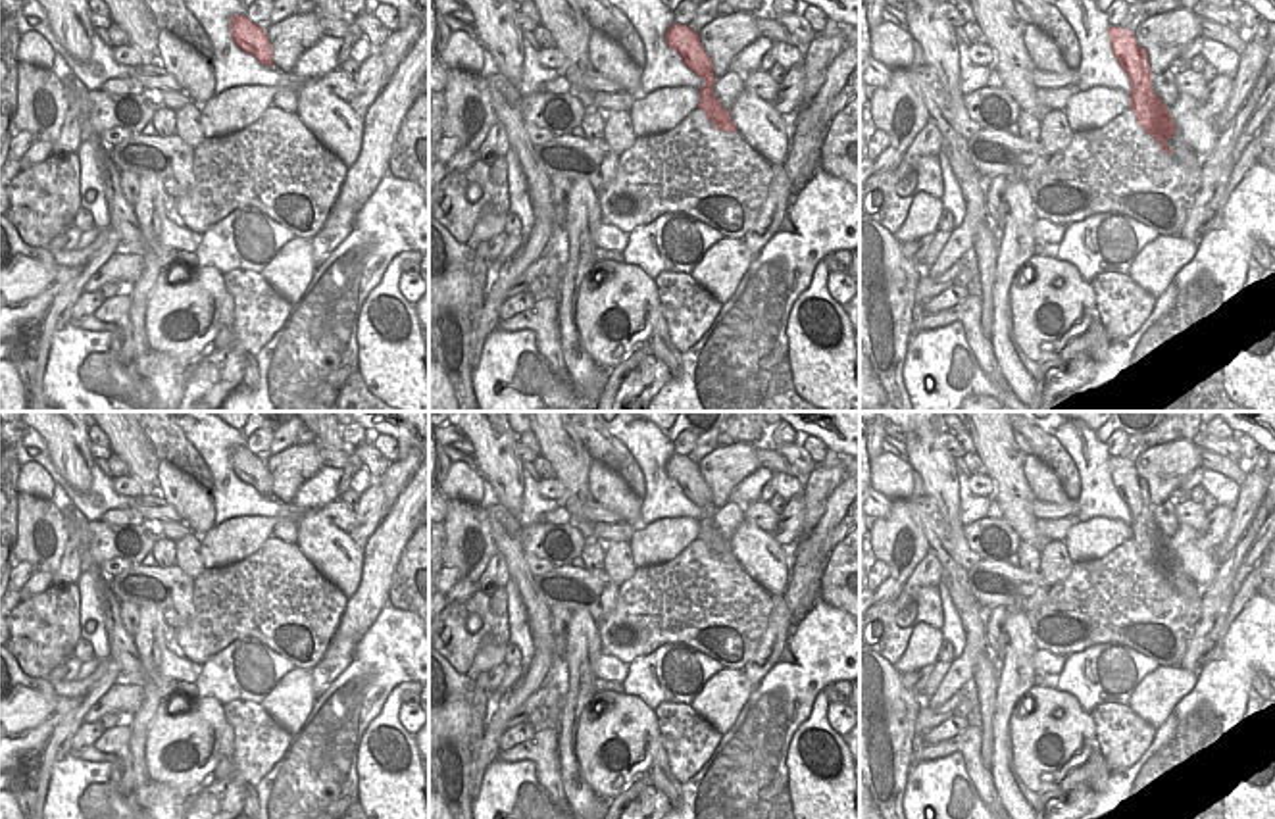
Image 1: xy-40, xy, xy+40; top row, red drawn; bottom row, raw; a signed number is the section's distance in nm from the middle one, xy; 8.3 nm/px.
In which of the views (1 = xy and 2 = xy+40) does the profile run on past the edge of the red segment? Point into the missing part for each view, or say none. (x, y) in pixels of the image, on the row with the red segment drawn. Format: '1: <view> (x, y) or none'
1: none
2: none

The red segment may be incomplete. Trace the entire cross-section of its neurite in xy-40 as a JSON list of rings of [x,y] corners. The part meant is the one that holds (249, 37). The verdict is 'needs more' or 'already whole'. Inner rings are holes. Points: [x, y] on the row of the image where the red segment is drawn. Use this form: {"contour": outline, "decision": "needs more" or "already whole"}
{"contour": [[[244,13],[233,15],[231,37],[242,52],[254,56],[262,65],[273,65],[273,50],[262,25],[254,25]]], "decision": "already whole"}

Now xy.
{"contour": [[[673,23],[665,33],[665,42],[679,52],[690,71],[706,81],[700,88],[698,108],[706,112],[713,127],[735,133],[737,127],[733,125],[729,110],[725,110],[713,94],[713,83],[717,77],[713,75],[712,58],[702,48],[698,31],[692,31],[688,25]]], "decision": "already whole"}

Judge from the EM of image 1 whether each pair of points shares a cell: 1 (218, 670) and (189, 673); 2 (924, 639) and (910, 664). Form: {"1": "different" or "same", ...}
{"1": "different", "2": "same"}

